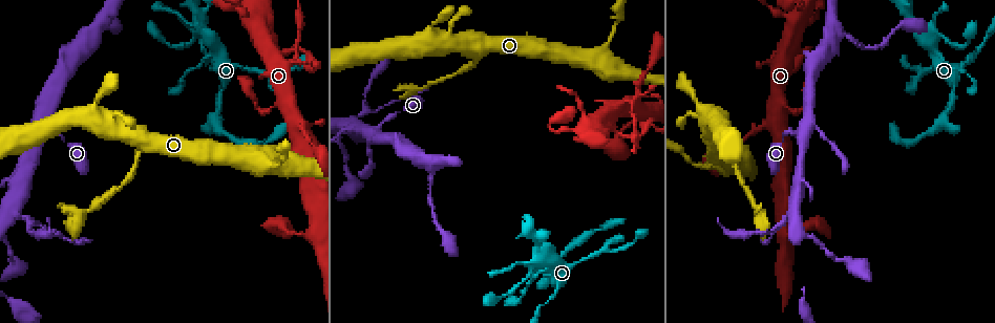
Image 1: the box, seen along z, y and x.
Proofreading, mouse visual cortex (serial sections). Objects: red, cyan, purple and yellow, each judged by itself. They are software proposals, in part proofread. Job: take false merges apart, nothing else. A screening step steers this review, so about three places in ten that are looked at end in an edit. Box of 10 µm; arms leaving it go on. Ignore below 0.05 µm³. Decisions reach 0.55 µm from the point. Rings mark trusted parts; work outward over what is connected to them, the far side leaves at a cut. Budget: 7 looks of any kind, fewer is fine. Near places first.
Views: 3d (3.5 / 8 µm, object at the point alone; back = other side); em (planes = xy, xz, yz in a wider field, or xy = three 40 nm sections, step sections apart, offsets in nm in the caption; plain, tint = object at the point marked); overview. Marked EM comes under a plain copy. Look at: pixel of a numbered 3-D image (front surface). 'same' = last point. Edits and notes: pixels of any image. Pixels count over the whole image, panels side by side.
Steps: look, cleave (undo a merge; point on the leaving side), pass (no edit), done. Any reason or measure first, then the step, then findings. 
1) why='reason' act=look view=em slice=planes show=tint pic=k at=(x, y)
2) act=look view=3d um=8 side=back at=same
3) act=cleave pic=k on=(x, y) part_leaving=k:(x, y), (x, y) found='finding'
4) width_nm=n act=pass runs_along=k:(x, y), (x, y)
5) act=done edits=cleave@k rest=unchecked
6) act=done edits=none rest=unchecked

why='narrows sharply' act=look view=3d um=3.5 pic=1 at=(299, 232)

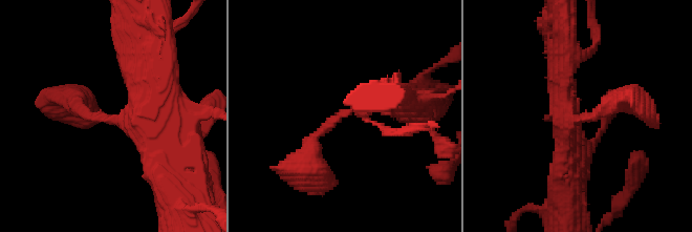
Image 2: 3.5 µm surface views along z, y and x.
arm_widths_nm=250,400 act=look view=em slice=xy step=3 show=tint pic=2 at=(346, 112)

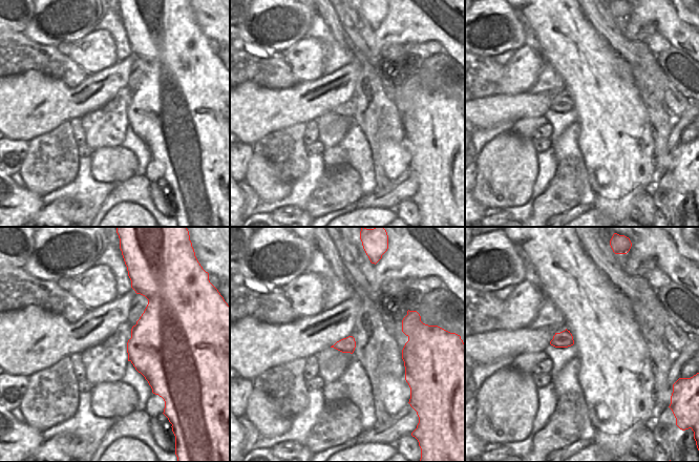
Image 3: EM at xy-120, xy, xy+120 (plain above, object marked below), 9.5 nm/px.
why='another direction' act=look view=em slice=xy step=2 show=tint at=same

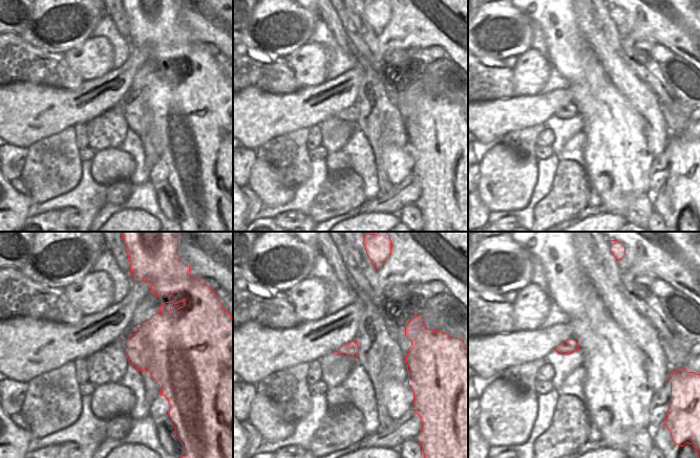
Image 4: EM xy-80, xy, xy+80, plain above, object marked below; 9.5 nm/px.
act=pass runs_along=2:(395, 97), (333, 121), (311, 140), (311, 162) found='continuous, no second cell'

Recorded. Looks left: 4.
why='side arm on a straight run' act=look view=3d um=8 pic=1 at=(911, 15)

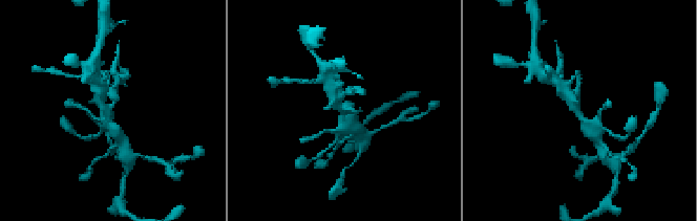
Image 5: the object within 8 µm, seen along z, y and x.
why='shape alone is not enough' act=look view=em slice=xy step=2 show=tint at=same

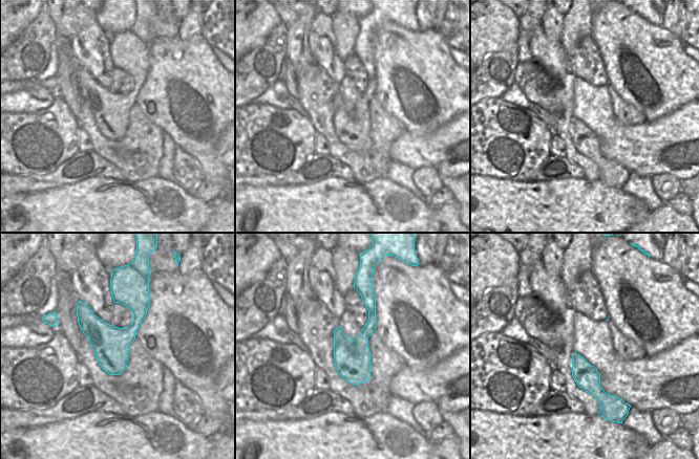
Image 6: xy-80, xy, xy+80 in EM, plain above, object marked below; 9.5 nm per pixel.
width_nm=340 act=pass runs_along=5:(597, 133), (558, 93) found='all the same cell'

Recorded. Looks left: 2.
why='sudden change in width' act=look view=3d um=8 side=back pic=1 at=(374, 130)

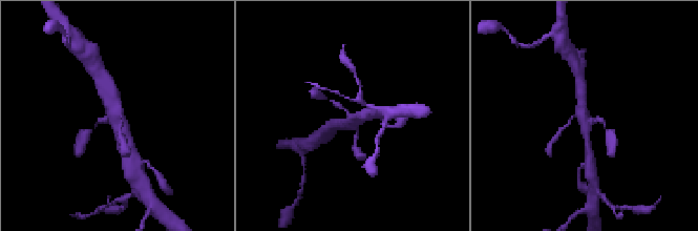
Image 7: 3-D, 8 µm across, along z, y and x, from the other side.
arms=4 arm_widths_nm=100,150,300,350 act=look view=em slice=xy step=2 show=tint at=same

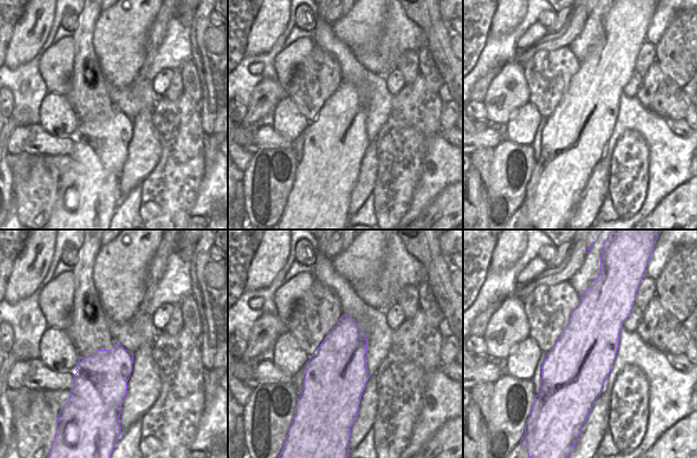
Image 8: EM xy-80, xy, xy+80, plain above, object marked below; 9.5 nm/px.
width_nm=550 act=pass runs_along=7:(605, 127), (601, 120), (583, 118), (582, 95) found='all the same cell'

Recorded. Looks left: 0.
act=done edits=none rest=unchecked

